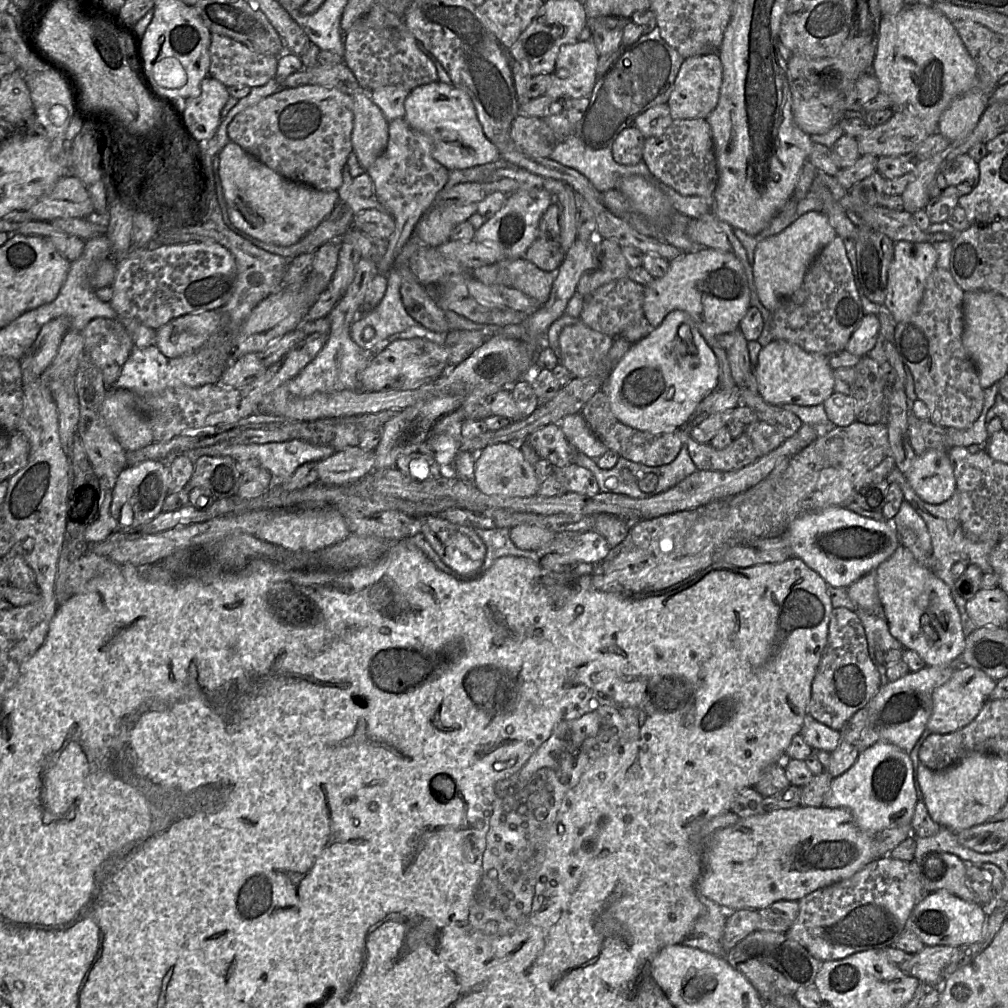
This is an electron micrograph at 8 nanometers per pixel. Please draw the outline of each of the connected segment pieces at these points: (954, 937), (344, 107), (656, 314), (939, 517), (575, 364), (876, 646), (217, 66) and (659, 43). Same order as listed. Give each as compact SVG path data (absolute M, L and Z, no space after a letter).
M947 891L926 894L912 910L905 929L915 933L926 946L952 946L972 944L984 938L986 908L965 901Z
M305 84L294 88L282 87L275 94L247 107L234 117L227 133L230 141L282 177L318 190L337 191L342 183L343 167L352 152L353 124L353 99L350 94L335 88Z
M702 248L699 251L684 253L670 261L669 269L663 277L654 278L645 287L643 312L649 324L654 328L658 327L674 310L689 314L715 352L719 364L719 387L732 389L736 383L727 358L727 351L716 344L716 336L737 330L750 308L747 275L734 252Z
M908 482L899 484L904 500L907 501L923 518L932 540L933 556L936 558L937 570L934 572L951 591L955 588L955 579L952 575L952 566L957 562L968 565L977 565L984 574L994 572L990 564L990 554L994 543L974 542L967 536L963 529L960 517L960 499L959 493L955 491L953 496L942 504L929 504L923 501L912 489Z
M581 320L565 327L559 336L560 361L574 378L583 379L599 372L613 337L593 330Z
M859 608L856 615L864 627L868 651L873 662L883 664L884 654L888 650L905 649L890 633L884 612L882 614L869 614Z
M211 33L209 54L209 76L217 79L226 87L248 86L253 88L264 86L274 79L279 58L278 56L255 52L241 42L216 33Z
M658 26L632 44L622 43L612 54L614 61L597 78L590 93L589 105L572 134L591 149L611 148L618 134L631 126L640 114L655 105L667 103L685 60L660 36Z

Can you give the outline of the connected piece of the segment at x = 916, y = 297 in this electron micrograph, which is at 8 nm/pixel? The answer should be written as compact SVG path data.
M898 241L894 244L884 306L890 311L896 323L909 320L918 310L927 279L936 267L937 258L935 248L928 242Z

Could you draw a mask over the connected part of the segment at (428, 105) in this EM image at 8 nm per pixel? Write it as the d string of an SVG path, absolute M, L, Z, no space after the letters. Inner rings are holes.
M440 80L414 88L404 101L404 118L432 142L433 158L448 171L467 169L495 162L499 150L484 134L469 95Z

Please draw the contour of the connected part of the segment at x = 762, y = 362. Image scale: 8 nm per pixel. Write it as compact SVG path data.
M774 339L762 348L757 364L758 392L773 405L819 405L835 391L834 370L827 355L808 352L786 340Z

